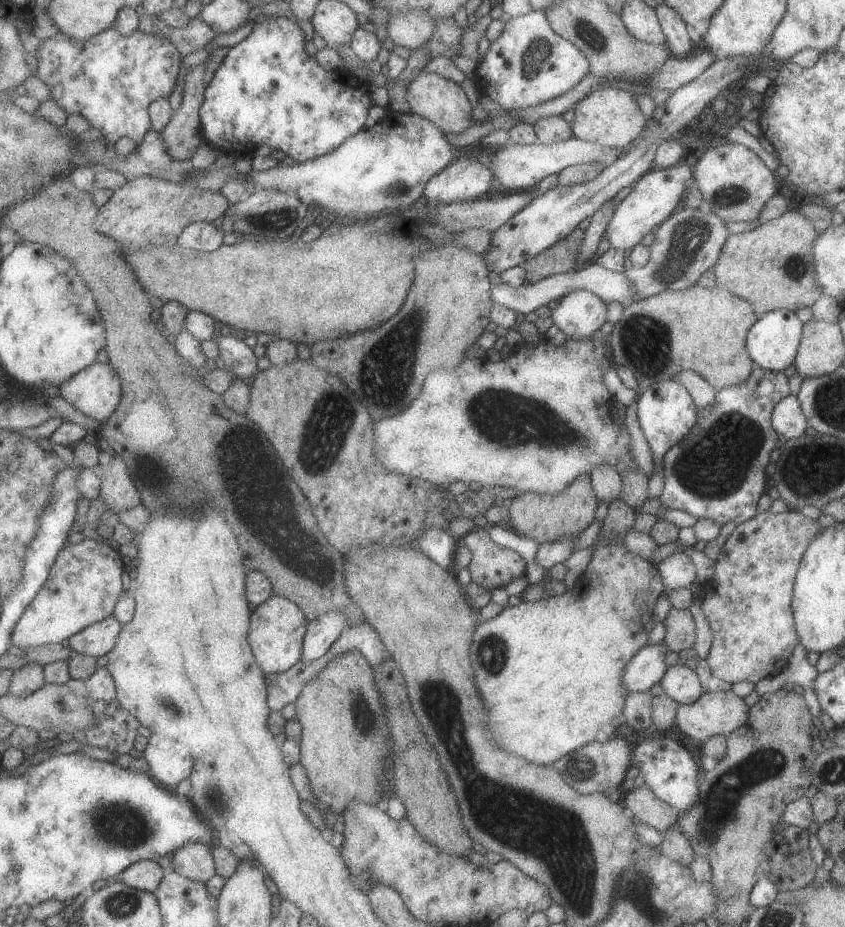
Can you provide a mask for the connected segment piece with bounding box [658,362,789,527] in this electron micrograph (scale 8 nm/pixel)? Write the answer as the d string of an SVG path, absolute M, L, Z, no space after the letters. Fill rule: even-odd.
M752 363L747 380L739 386L718 389L709 406L697 411L697 422L677 443L673 444L663 456L663 490L658 498L665 509L677 509L695 516L711 520L721 527L727 522L741 524L757 514L757 500L765 492L765 466L769 464L769 453L780 444L782 438L771 426L773 407L789 395L785 373L763 370Z

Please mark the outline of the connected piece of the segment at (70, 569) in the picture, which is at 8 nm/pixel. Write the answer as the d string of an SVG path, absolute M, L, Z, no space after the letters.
M83 539L75 544L65 543L59 553L57 564L51 570L49 580L37 594L31 606L27 608L17 626L13 628L13 645L21 648L38 647L52 644L61 644L63 640L69 640L75 634L83 632L85 628L103 622L105 618L113 616L119 599L124 594L123 572L128 571L123 562L123 556L118 549L111 548L105 540Z

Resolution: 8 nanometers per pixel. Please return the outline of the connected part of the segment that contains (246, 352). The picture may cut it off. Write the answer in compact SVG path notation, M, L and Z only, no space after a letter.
M227 335L217 337L221 359L236 378L253 378L259 373L259 358L255 350L241 338Z

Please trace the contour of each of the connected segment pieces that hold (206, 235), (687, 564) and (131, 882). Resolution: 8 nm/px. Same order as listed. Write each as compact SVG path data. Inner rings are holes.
M208 222L190 224L178 240L178 246L186 249L213 252L223 246L226 231Z
M675 553L655 564L665 588L688 588L695 583L695 566L685 553Z
M141 860L124 870L121 880L133 888L156 893L167 871L157 860Z

